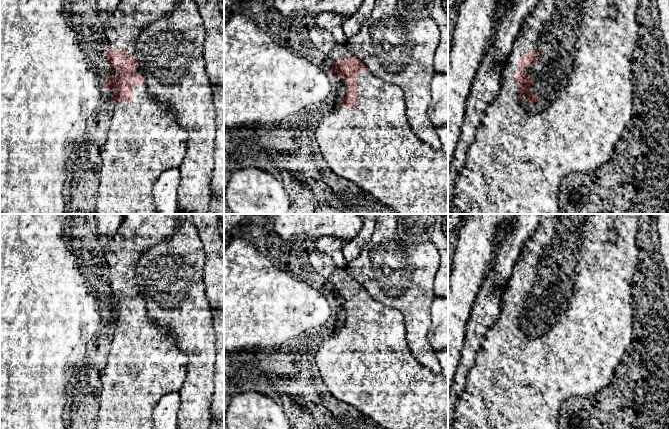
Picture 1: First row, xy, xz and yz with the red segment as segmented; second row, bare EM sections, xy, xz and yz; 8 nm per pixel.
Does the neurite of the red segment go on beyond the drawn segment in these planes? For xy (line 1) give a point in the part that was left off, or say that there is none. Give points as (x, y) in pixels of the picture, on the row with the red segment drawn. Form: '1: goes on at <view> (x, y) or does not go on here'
1: goes on at xy (143, 139)

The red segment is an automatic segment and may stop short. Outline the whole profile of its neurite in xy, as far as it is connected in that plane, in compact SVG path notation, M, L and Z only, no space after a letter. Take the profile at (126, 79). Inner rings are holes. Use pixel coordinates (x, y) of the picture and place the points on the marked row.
M120 0L117 8L112 13L106 13L106 22L103 23L100 20L95 20L92 23L92 31L103 43L106 49L107 66L105 68L107 81L105 84L106 90L115 88L115 92L111 99L111 113L107 118L106 123L106 137L102 146L102 163L100 170L100 183L98 188L97 202L96 202L96 214L158 214L158 211L153 202L152 188L155 181L161 175L161 173L167 169L179 169L184 156L187 151L187 134L186 131L177 123L174 111L169 106L159 104L149 93L146 85L146 79L141 72L139 63L135 55L136 41L141 32L155 21L167 18L176 8L180 0Z

